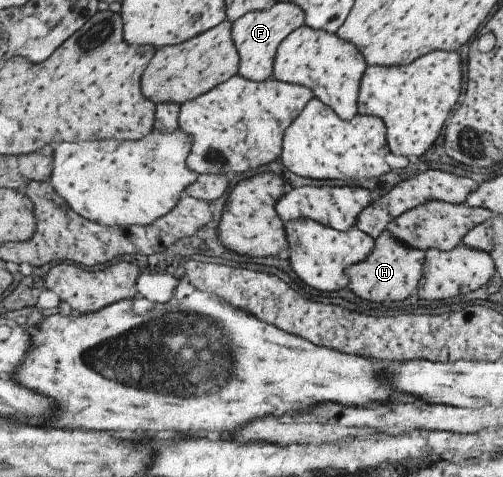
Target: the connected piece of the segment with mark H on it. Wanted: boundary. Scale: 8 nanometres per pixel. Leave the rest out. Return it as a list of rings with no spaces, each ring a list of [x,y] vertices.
[[[387,229],[376,239],[373,250],[366,259],[346,269],[348,289],[368,301],[404,301],[416,292],[425,260],[425,250],[419,250],[398,241]]]

